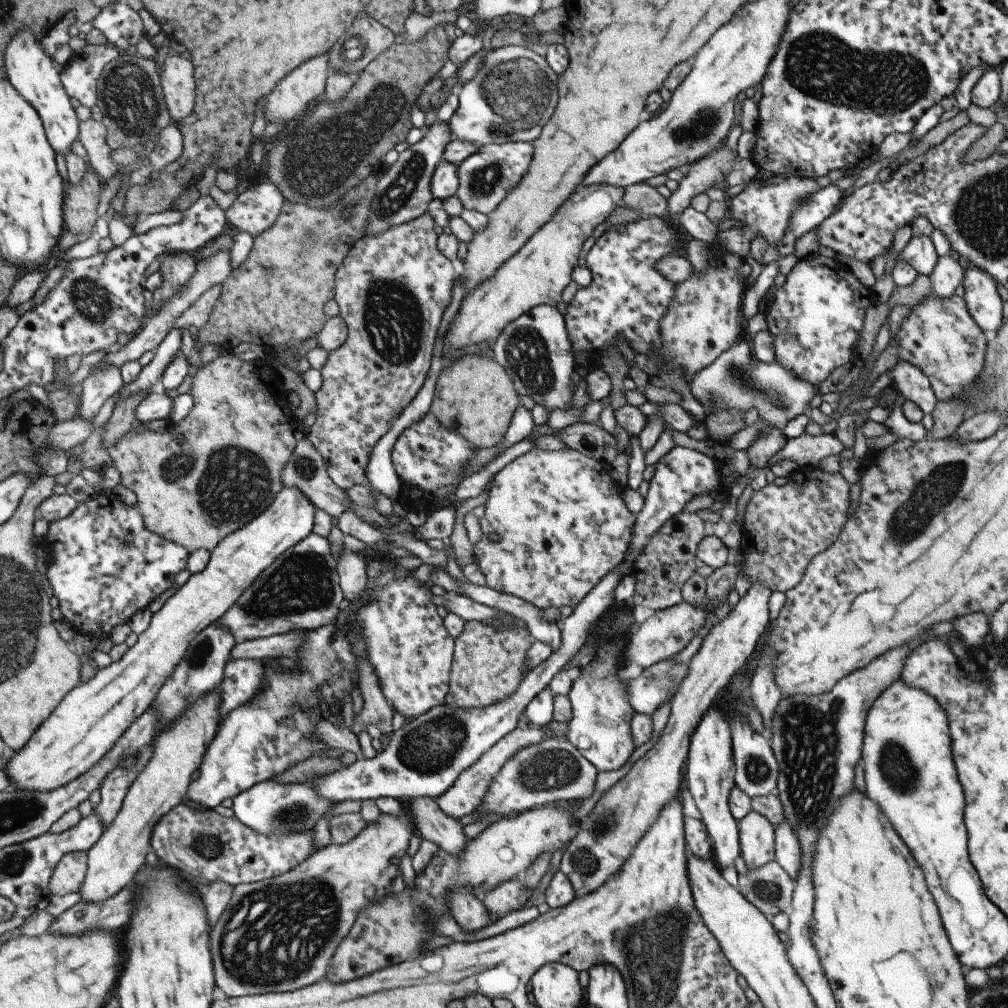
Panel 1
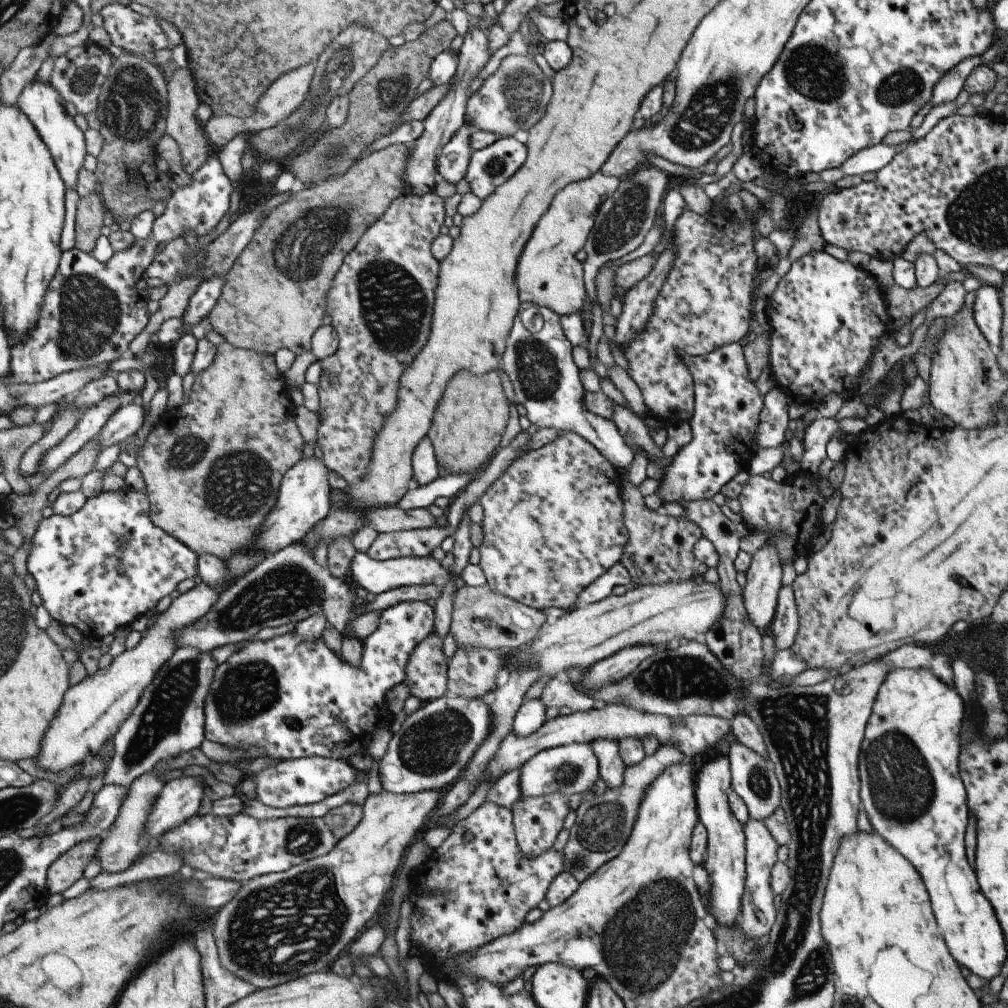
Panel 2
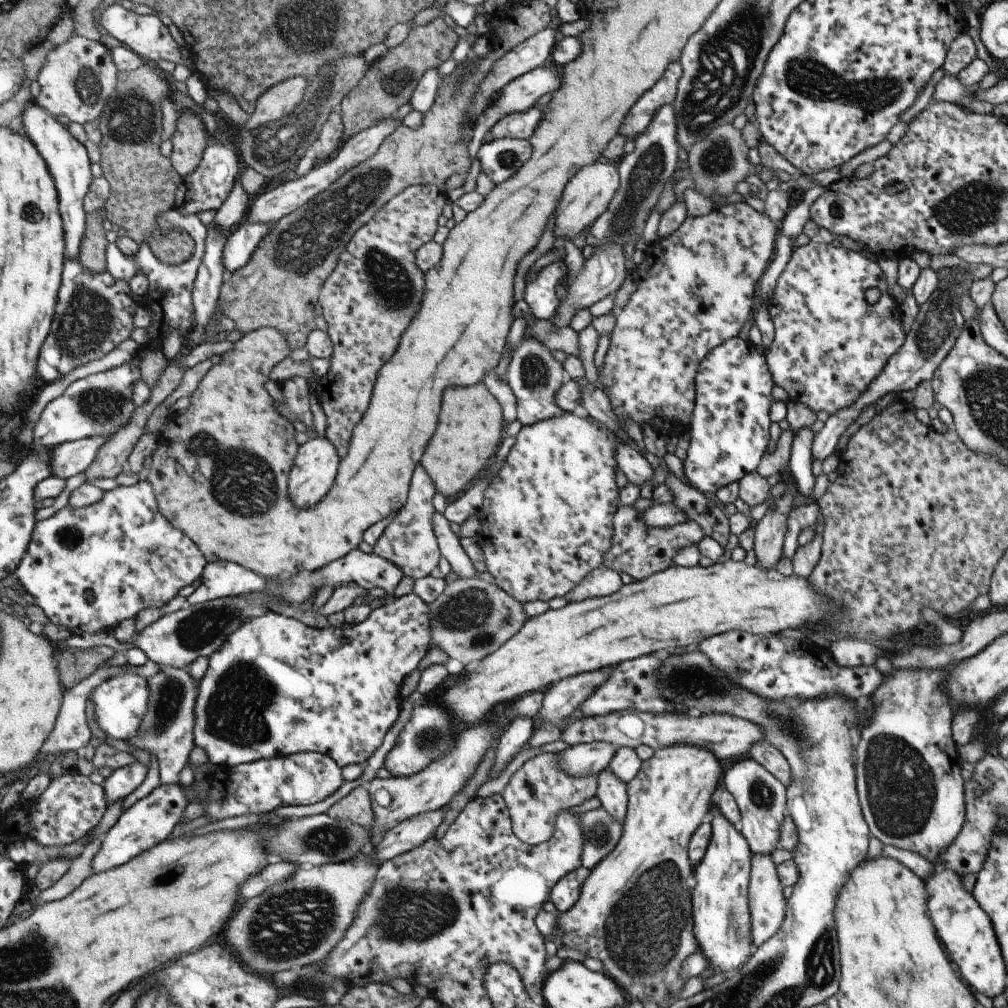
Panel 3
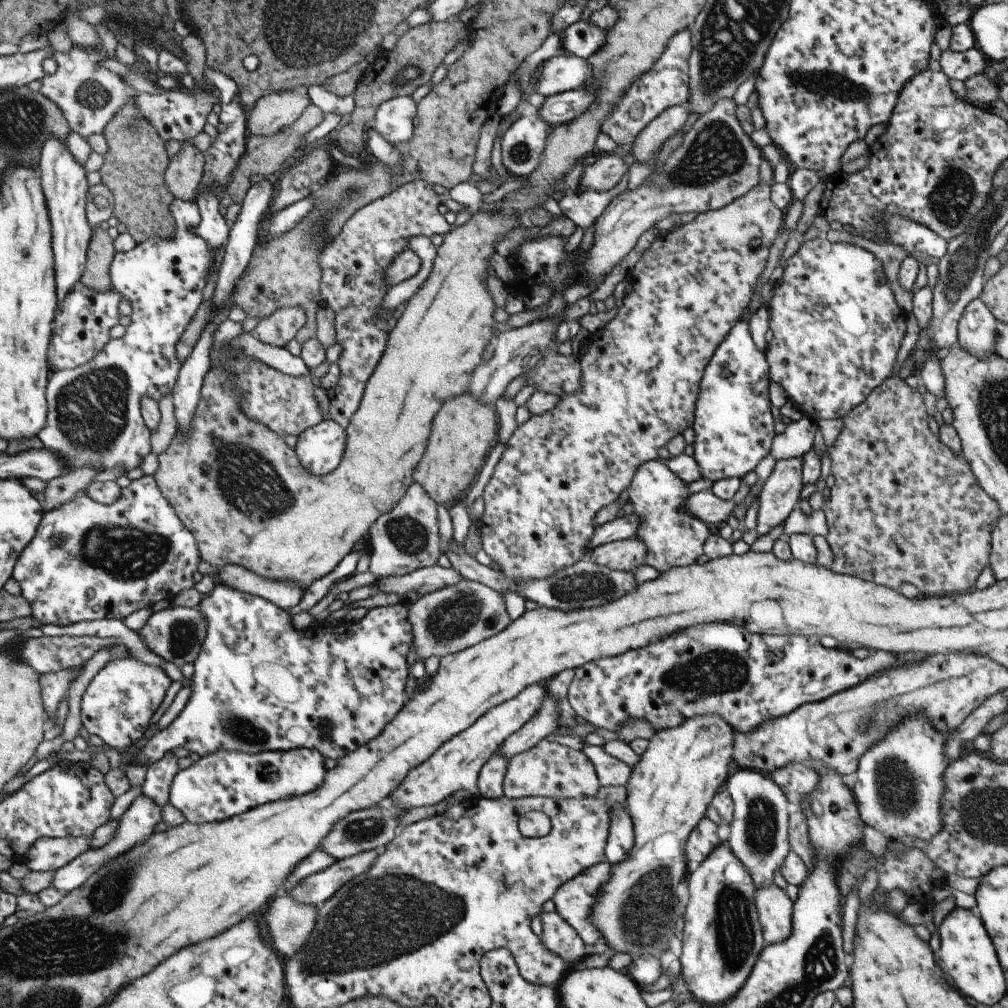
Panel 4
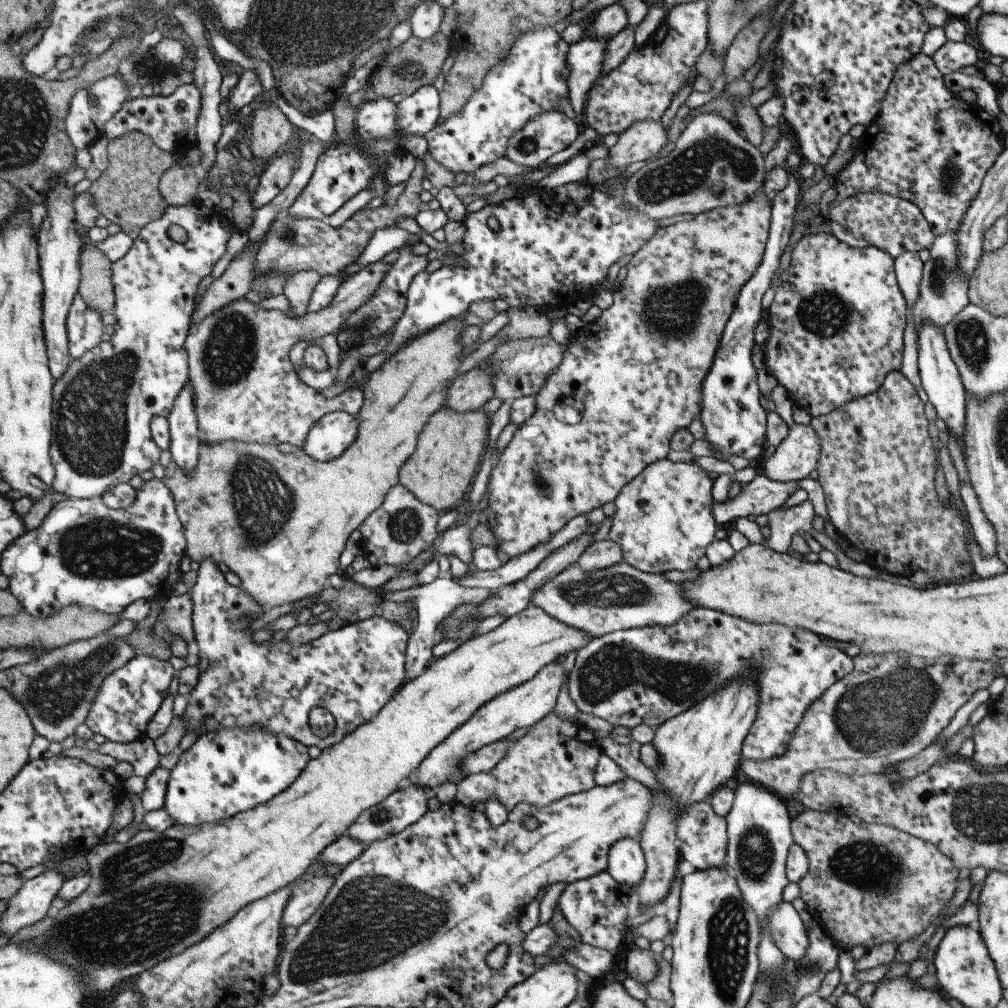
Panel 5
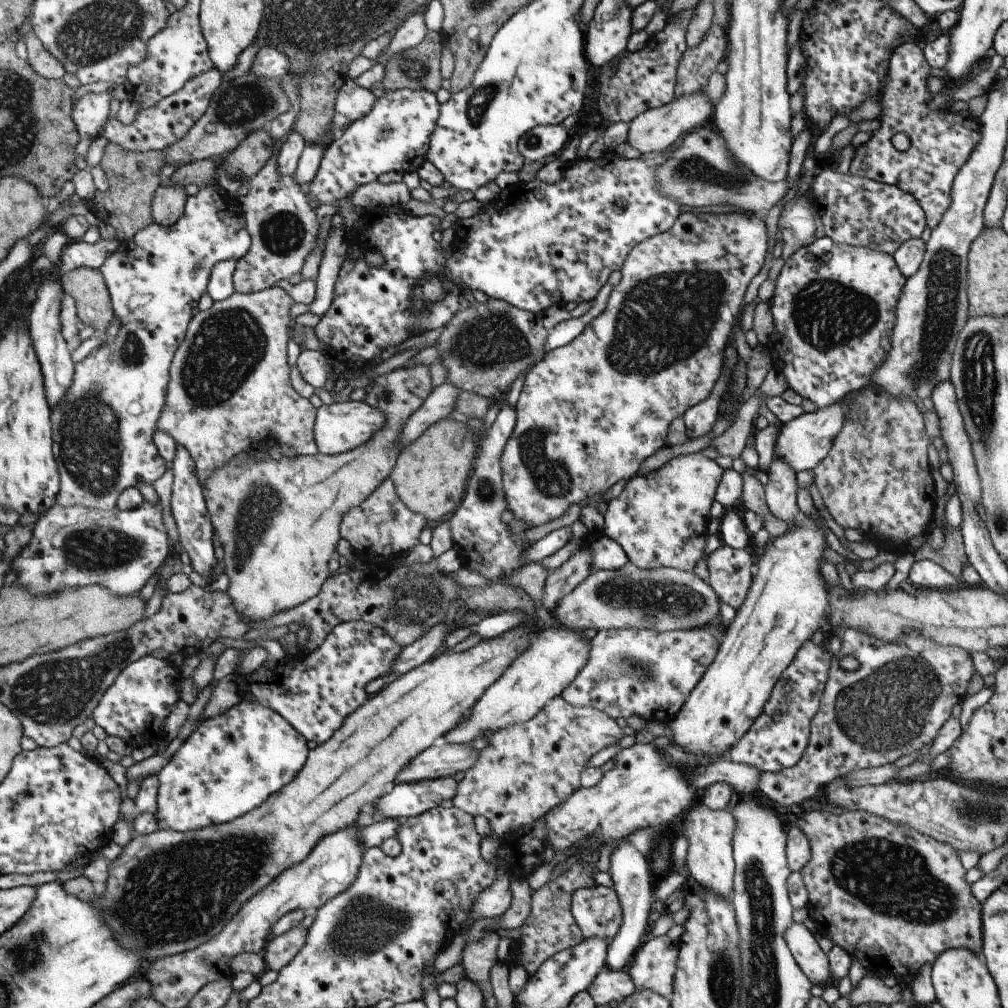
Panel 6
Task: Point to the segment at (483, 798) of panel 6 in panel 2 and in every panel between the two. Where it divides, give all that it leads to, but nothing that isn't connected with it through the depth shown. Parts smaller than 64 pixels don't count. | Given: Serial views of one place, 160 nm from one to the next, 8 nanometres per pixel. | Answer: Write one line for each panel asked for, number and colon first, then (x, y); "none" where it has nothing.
2: (536, 820)
3: (539, 790)
4: (546, 769)
5: (556, 758)

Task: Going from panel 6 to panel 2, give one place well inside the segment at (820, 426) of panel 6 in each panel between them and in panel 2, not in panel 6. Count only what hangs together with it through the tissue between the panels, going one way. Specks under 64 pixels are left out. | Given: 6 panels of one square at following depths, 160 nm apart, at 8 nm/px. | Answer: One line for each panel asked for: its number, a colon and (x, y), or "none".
2: (762, 582)
3: (769, 532)
4: (775, 498)
5: (794, 457)

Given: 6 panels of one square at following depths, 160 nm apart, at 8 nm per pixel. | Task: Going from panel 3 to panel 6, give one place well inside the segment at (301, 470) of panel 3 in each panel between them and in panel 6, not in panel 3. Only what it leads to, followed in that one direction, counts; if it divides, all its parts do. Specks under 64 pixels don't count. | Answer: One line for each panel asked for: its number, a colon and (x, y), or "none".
4: (318, 448)
5: (327, 438)
6: (339, 427)

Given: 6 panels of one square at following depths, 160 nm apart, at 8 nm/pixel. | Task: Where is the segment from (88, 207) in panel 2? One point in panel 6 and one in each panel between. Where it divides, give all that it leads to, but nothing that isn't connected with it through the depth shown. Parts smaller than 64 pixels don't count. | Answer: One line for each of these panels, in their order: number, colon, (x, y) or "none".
3: (91, 254)
4: (100, 252)
5: (95, 288)
6: (86, 285)

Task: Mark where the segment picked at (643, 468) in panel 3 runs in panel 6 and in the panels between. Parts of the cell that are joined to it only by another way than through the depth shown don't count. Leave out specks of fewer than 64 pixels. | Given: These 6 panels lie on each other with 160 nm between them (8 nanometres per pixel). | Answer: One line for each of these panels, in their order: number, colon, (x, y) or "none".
4: (672, 538)
5: (662, 521)
6: (659, 519)

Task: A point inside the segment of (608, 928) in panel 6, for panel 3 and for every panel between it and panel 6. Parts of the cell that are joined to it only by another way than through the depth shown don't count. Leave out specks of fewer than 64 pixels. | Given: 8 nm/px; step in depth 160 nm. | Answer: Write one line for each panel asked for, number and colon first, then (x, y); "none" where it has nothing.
3: (564, 892)
4: (572, 900)
5: (596, 907)

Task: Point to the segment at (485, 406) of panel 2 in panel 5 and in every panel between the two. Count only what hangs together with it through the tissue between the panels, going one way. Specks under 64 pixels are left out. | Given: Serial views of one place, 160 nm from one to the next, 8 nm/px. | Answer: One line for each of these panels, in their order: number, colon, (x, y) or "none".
3: (471, 425)
4: (463, 432)
5: (439, 473)

